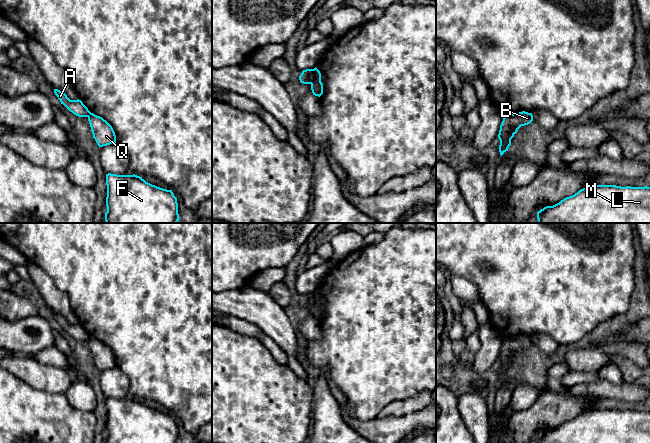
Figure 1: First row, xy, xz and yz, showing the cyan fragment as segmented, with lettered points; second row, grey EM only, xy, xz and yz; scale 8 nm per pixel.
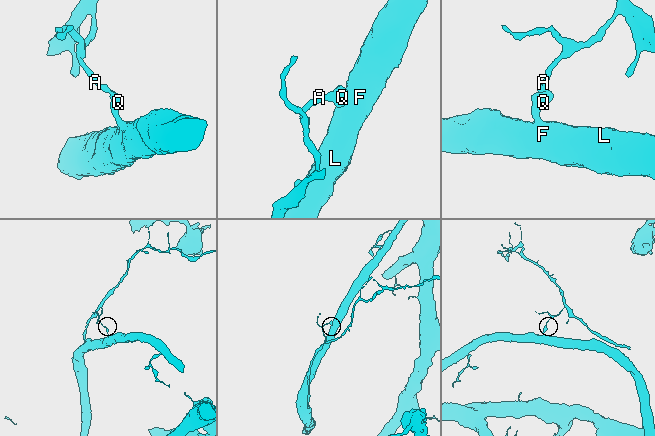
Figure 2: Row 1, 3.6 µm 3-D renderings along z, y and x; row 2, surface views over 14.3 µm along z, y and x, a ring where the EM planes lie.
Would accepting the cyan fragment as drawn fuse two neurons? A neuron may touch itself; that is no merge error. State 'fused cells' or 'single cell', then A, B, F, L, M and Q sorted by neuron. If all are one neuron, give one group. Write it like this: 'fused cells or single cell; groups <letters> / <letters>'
fused cells; groups A / B F L M Q

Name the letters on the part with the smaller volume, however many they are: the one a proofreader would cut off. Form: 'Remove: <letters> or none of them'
Remove: A

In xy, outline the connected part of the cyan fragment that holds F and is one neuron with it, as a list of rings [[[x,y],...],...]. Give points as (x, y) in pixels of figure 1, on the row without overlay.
[[[106,398],[107,436],[105,443],[179,443],[177,422],[163,413],[133,399]]]

